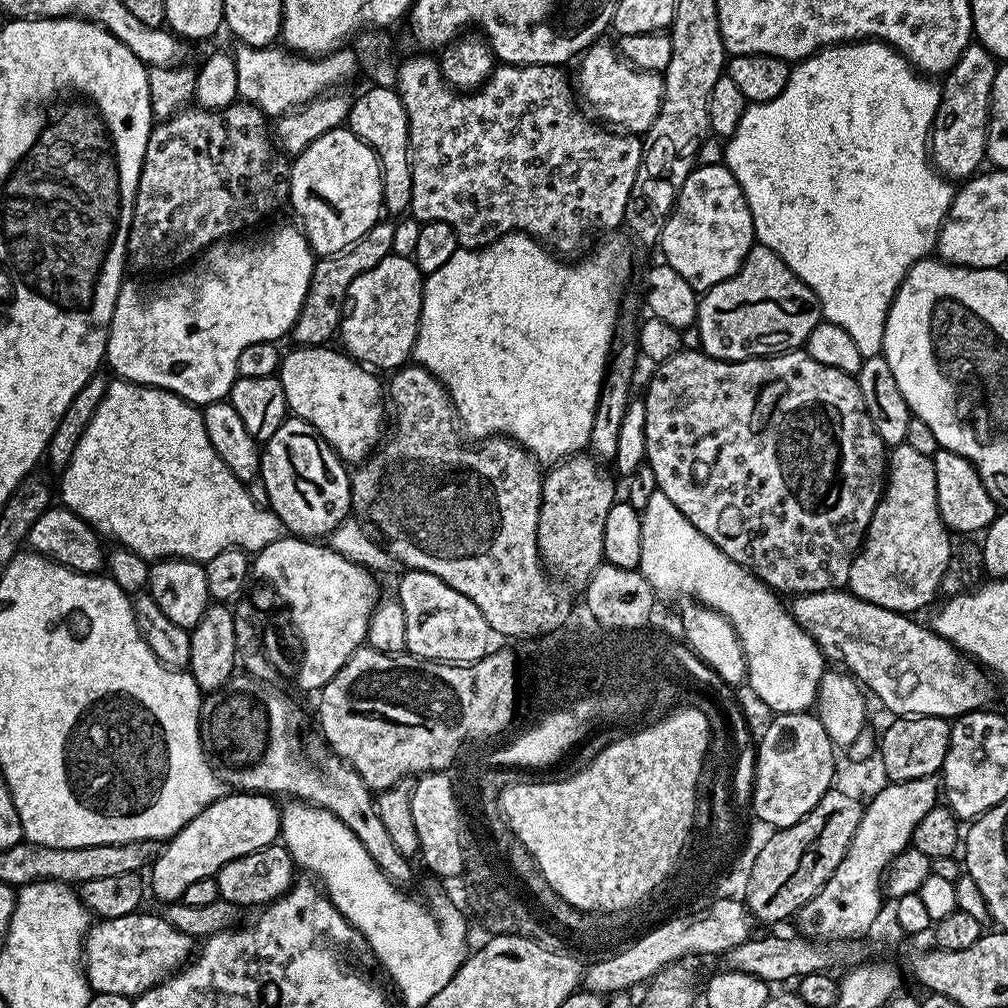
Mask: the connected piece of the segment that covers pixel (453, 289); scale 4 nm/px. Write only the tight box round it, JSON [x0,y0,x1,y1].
[412,232,632,466]

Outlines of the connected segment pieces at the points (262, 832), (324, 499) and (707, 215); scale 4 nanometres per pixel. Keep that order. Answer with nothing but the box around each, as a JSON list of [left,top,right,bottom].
[[150,791,280,902],[259,418,352,538],[658,162,755,294]]

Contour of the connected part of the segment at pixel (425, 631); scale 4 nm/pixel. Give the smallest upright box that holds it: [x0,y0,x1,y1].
[394,570,488,664]

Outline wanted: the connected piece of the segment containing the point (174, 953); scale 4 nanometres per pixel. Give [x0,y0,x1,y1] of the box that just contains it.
[82,910,193,998]

